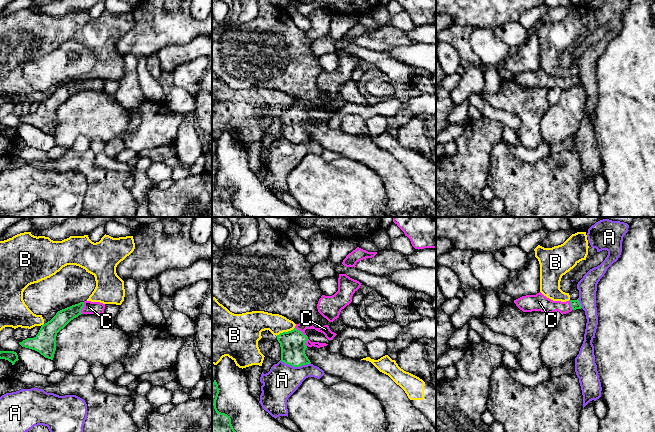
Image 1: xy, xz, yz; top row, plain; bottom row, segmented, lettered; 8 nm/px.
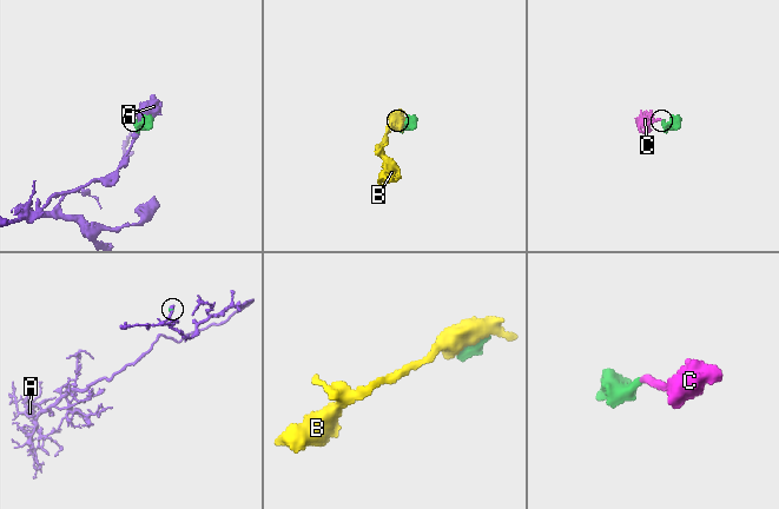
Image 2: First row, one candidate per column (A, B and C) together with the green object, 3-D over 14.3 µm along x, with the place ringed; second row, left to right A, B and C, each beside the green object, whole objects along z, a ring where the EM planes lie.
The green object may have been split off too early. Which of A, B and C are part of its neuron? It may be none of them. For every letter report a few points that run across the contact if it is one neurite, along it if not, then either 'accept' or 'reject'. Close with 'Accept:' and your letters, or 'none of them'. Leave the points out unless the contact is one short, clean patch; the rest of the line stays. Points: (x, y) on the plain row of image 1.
A: reject
B: reject
C: xz (292, 119), (300, 107), (304, 103), (325, 105) | accept
Accept: C

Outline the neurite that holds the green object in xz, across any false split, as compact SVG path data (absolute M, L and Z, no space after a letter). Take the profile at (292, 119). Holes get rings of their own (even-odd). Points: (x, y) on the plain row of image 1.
M299 99L295 104L288 108L283 108L277 111L277 116L281 123L281 136L285 140L293 143L310 140L310 136L305 130L307 123L324 123L328 120L311 118L305 109L306 105L315 105L325 111L328 116L332 116L337 110L332 108L328 101L315 104L311 100Z

